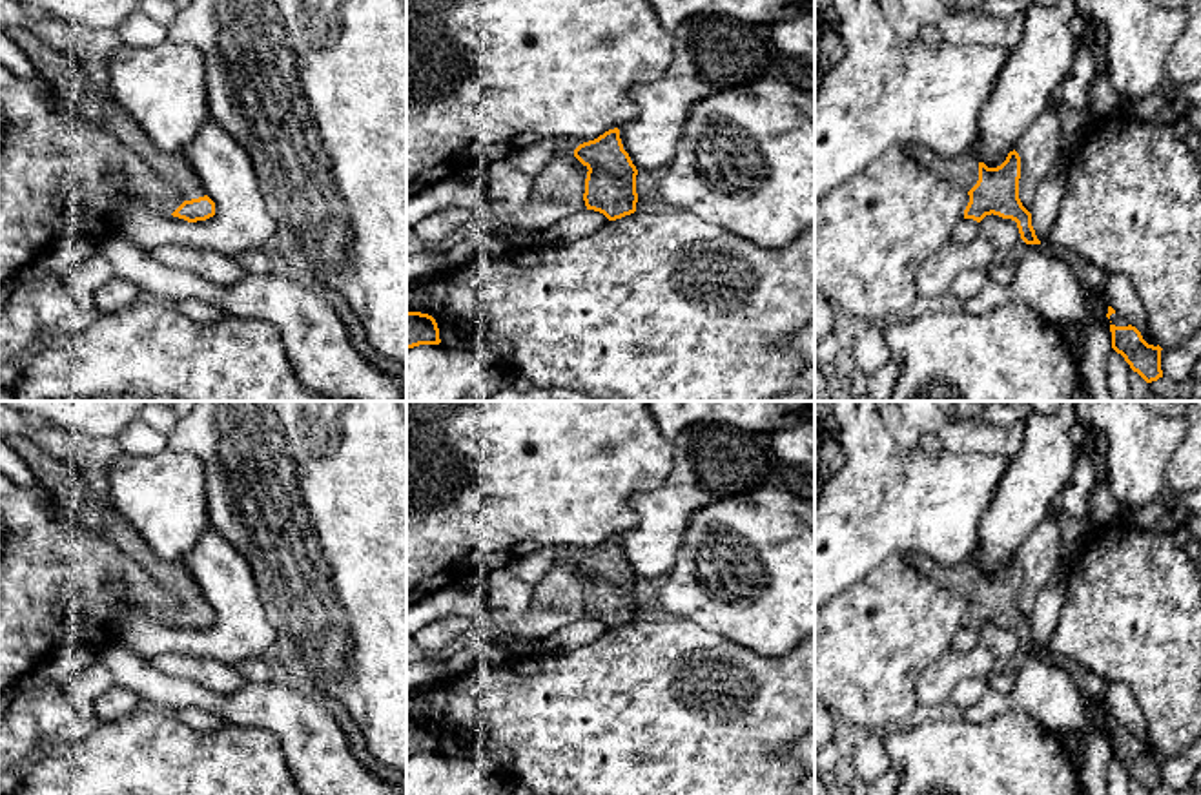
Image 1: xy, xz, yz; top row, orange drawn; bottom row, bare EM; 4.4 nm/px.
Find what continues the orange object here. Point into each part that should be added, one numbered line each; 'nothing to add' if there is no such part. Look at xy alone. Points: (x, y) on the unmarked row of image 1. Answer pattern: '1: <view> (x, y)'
1: xy (64, 480)

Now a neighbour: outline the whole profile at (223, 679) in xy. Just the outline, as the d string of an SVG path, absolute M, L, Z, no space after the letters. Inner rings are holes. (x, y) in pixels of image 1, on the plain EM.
M168 651L148 658L160 673L202 684L222 695L235 693L250 684L235 667L182 651Z

